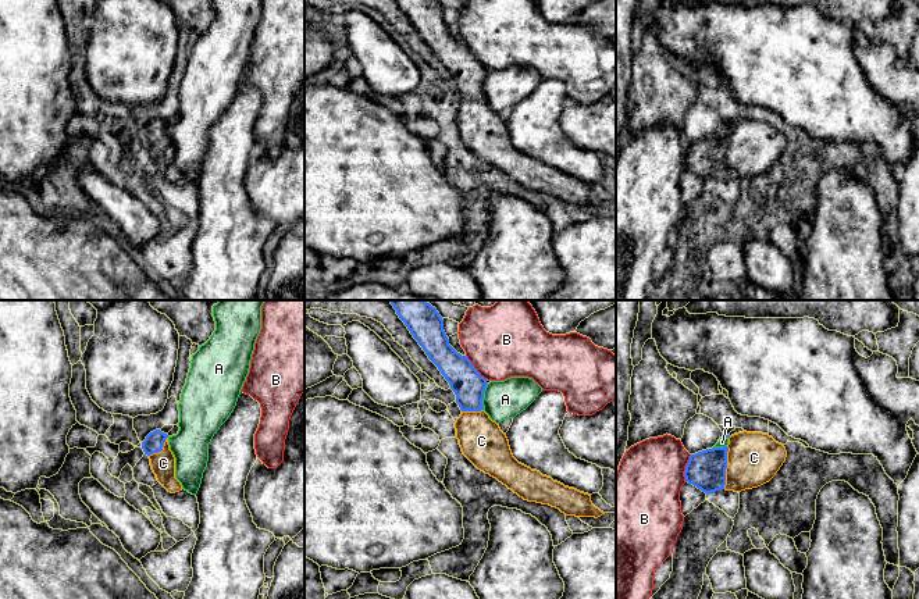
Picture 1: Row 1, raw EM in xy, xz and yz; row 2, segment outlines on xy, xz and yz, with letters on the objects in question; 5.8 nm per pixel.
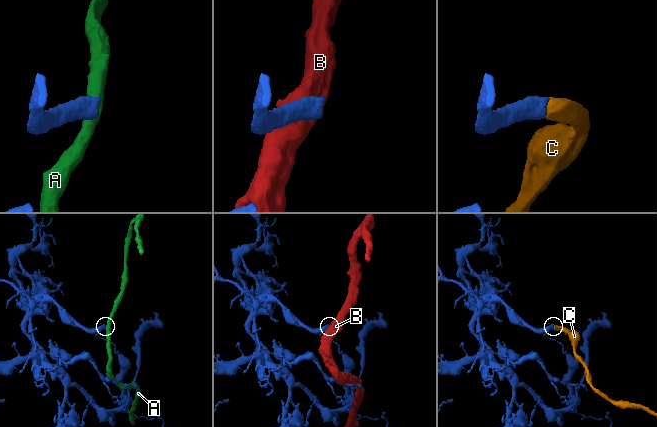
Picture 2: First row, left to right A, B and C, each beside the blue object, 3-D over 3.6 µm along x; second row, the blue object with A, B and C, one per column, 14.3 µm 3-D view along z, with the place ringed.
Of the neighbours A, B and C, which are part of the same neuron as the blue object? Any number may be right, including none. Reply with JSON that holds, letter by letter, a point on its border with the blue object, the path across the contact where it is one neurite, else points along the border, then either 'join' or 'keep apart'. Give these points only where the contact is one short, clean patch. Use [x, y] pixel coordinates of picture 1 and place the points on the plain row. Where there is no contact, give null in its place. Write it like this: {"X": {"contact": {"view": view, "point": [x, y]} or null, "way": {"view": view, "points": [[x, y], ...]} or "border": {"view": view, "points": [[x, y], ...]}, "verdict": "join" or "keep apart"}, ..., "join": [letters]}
{"A": {"contact": {"view": "xz", "point": [483, 85]}, "verdict": "keep apart"}, "B": {"contact": {"view": "yz", "point": [686, 157]}, "verdict": "keep apart"}, "C": {"contact": {"view": "yz", "point": [726, 156]}, "way": {"view": "yz", "points": [[706, 159], [726, 156], [737, 156], [754, 146]]}, "verdict": "join"}, "join": ["C"]}

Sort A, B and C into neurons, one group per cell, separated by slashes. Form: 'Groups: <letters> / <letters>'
Groups: A B / C

